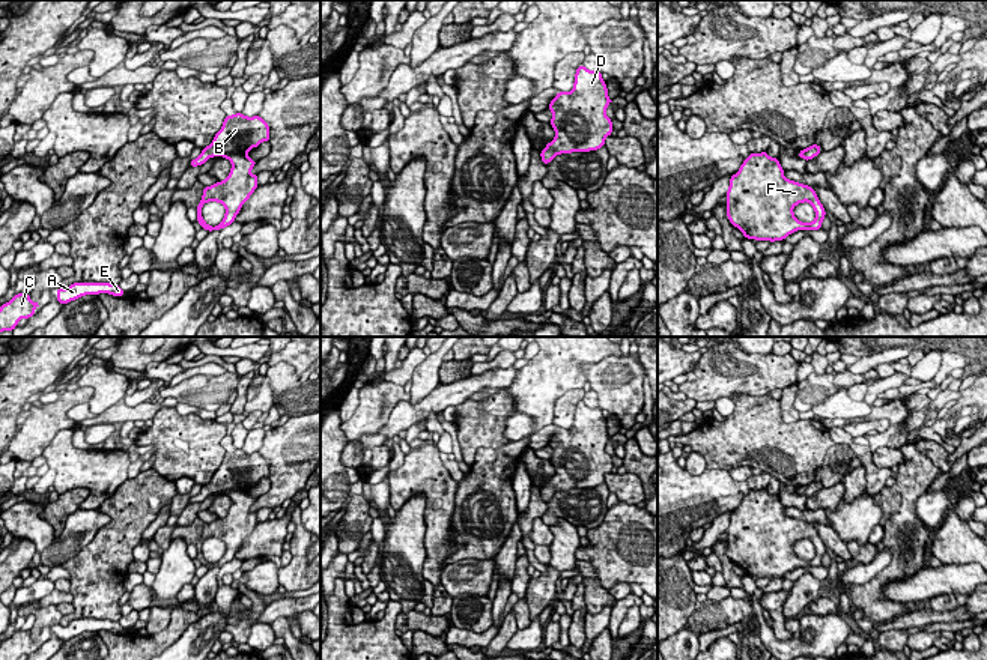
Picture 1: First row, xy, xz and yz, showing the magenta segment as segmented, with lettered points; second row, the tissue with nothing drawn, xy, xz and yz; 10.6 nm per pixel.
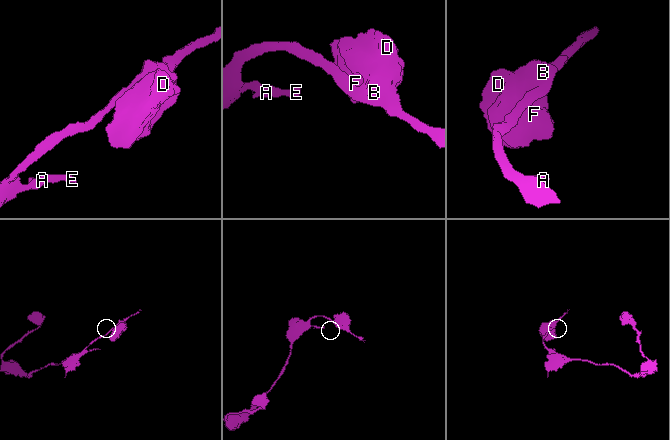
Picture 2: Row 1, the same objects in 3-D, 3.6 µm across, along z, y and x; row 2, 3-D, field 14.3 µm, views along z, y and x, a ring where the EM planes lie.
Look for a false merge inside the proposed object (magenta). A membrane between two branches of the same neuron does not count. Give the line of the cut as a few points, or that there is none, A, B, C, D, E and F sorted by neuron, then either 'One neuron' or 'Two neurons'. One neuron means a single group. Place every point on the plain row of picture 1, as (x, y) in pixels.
No split. Groups: A B C D E F. One neuron

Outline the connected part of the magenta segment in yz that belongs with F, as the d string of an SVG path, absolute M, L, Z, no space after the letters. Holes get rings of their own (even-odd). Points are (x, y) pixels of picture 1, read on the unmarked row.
M767 489L749 490L731 513L725 532L727 555L746 576L784 577L797 567L820 567L826 553L815 528L785 516L778 495L770 495ZM803 538L815 549L815 556L809 561L793 550L793 544Z

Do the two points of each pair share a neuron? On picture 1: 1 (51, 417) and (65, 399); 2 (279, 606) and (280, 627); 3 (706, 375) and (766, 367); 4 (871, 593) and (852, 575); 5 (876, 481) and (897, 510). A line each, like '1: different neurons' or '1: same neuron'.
1: same neuron
2: different neurons
3: same neuron
4: different neurons
5: different neurons

